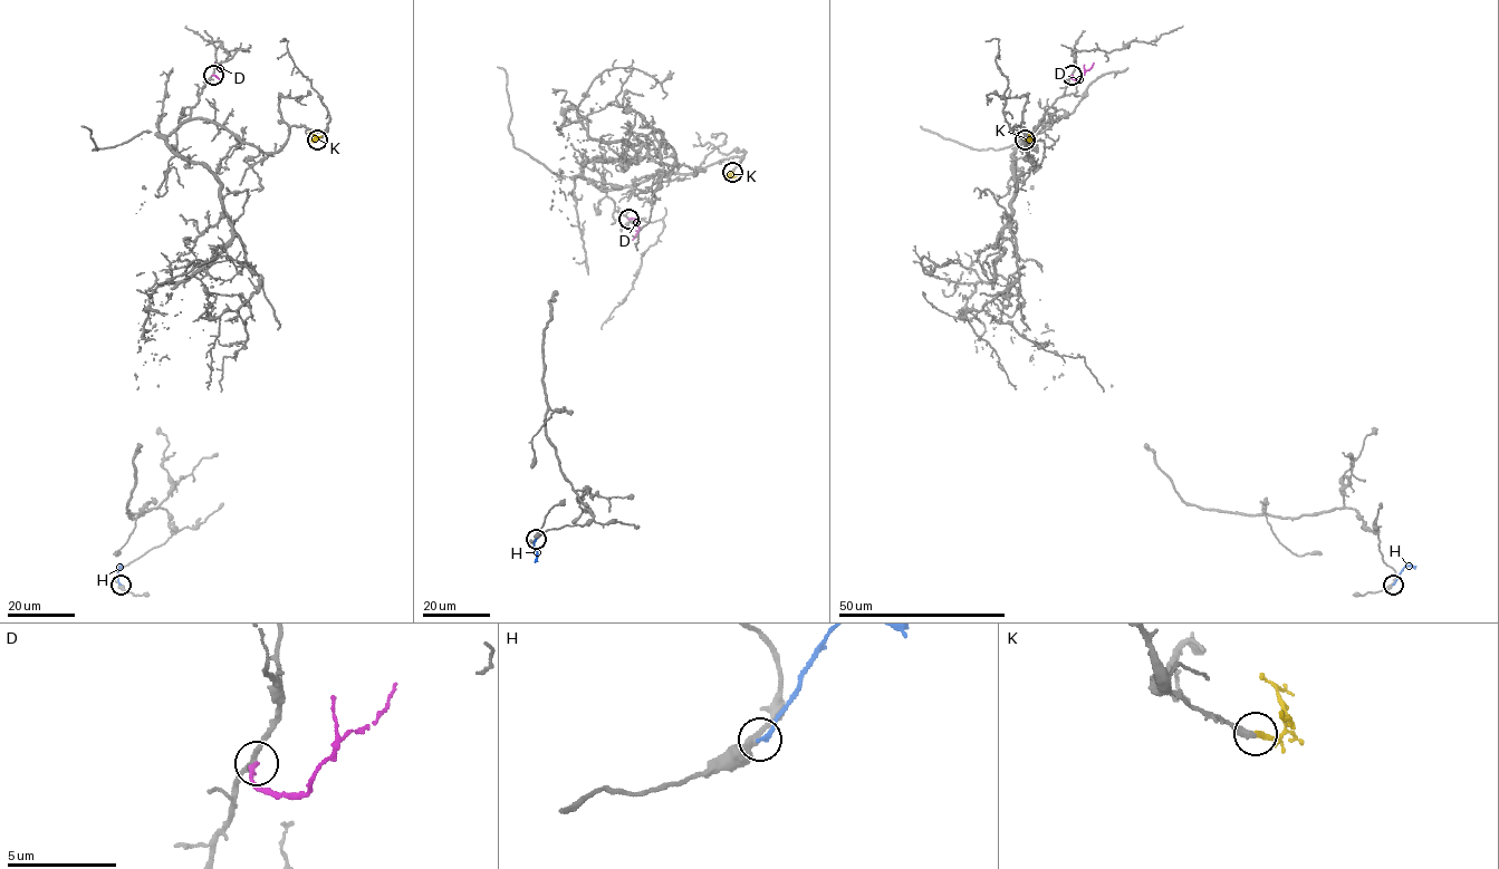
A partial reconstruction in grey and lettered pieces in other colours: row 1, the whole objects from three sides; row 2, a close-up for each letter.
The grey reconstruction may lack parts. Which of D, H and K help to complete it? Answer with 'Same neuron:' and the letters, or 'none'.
Same neuron: K

